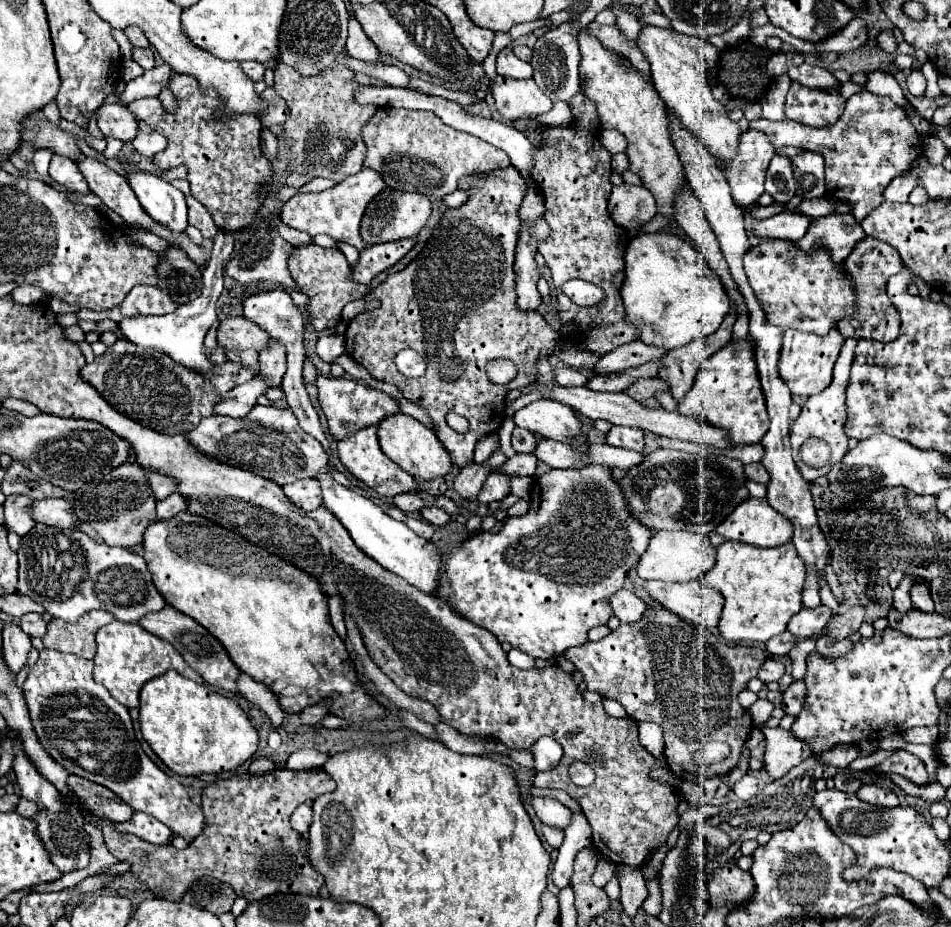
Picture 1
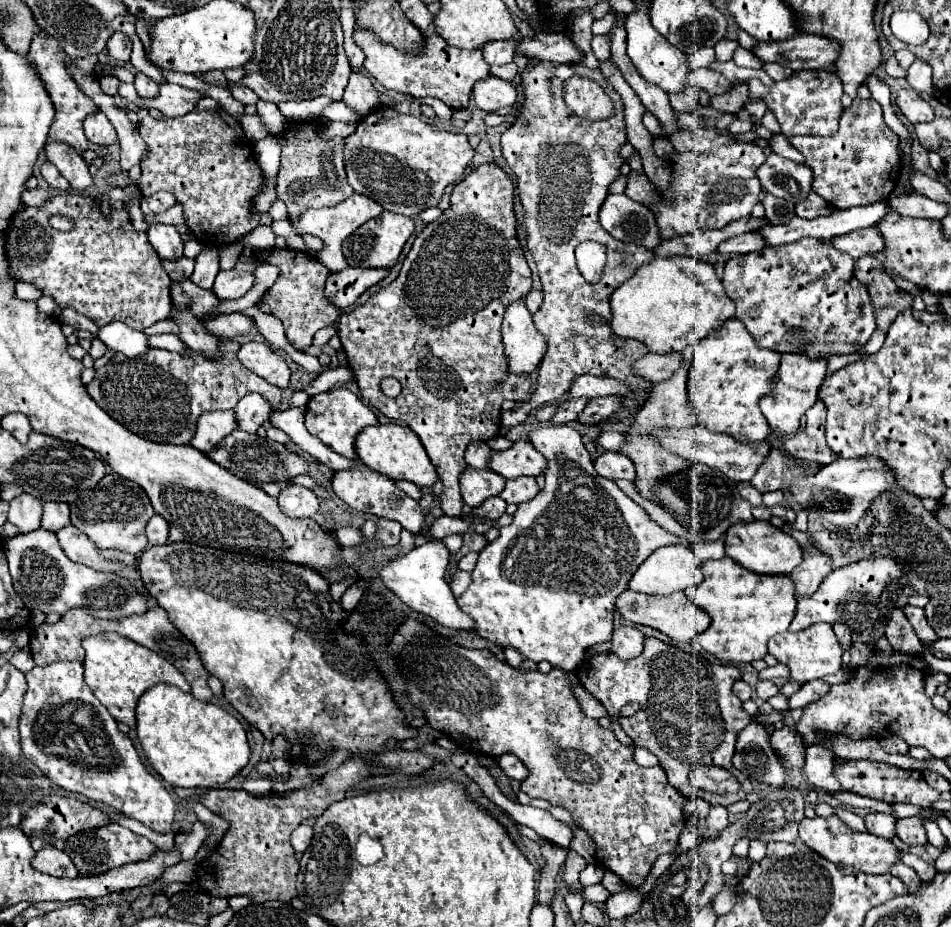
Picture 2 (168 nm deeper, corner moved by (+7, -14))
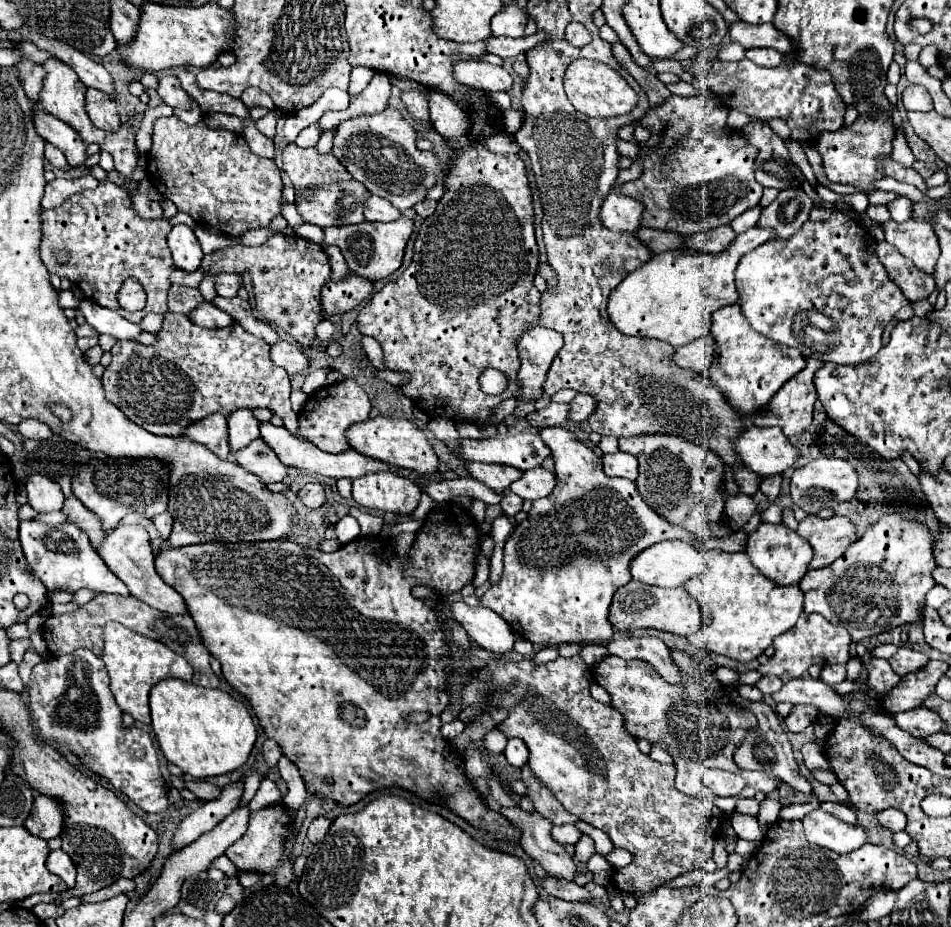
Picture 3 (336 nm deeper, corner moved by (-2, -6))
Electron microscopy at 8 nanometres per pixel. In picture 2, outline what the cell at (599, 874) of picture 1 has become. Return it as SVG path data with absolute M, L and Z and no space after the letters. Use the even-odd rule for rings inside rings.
M590 885L590 887L584 887L582 889L582 895L584 895L584 899L588 901L588 903L594 903L594 905L598 905L598 903L604 903L608 897L610 897L610 893L604 889L604 885Z

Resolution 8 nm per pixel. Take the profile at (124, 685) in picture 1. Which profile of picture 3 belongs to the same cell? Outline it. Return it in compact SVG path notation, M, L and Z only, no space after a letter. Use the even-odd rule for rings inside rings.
M107 623L105 625L105 651L101 657L107 665L109 677L111 677L111 691L115 695L117 705L121 711L129 713L139 723L151 723L149 715L149 691L151 687L167 677L177 677L183 681L191 681L193 669L191 665L175 651L171 651L167 645L153 641L141 633L129 631L121 623Z

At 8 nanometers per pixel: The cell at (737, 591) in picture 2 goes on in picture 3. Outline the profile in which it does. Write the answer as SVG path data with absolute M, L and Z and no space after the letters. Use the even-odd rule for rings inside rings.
M709 549L703 553L703 559L705 559L705 571L689 579L689 583L685 583L683 587L699 603L701 611L711 615L711 621L705 623L697 633L687 637L691 645L695 645L701 651L705 649L705 651L747 663L747 661L757 659L773 643L777 635L789 631L797 623L799 615L803 613L801 589L797 585L777 587L775 583L769 583L769 579L765 579L765 575L761 575L761 571L753 567L747 553L725 553L719 549Z

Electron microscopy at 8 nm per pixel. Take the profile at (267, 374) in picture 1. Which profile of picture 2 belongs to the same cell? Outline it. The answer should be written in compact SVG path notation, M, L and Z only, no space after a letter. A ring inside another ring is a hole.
M248 393L238 401L234 411L236 411L238 427L248 433L256 433L256 429L270 417L272 405L260 393Z

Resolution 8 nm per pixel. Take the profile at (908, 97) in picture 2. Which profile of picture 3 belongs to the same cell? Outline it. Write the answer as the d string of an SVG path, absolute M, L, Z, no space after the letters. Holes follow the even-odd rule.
M909 85L903 91L901 101L907 111L931 111L933 109L933 99L923 85Z

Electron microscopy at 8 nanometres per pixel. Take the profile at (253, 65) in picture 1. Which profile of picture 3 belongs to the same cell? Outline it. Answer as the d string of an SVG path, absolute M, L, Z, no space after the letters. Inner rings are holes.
M255 87L245 89L243 95L241 95L241 101L245 103L247 109L251 109L251 107L265 107L269 111L273 109L273 101L269 99L269 95L265 95L263 91L257 91Z

